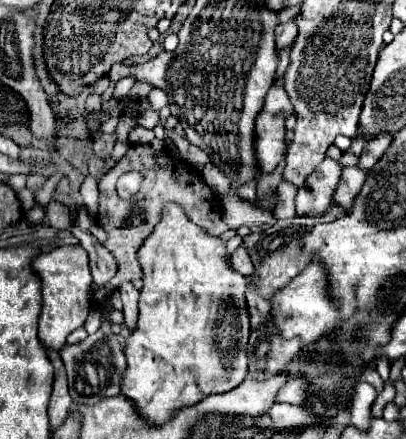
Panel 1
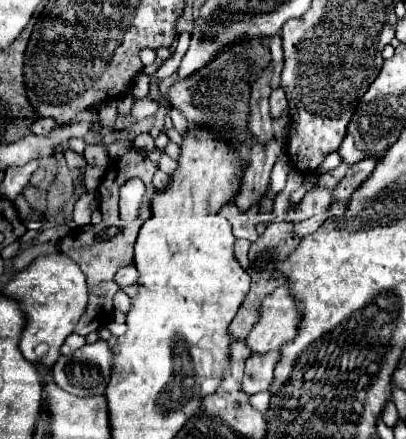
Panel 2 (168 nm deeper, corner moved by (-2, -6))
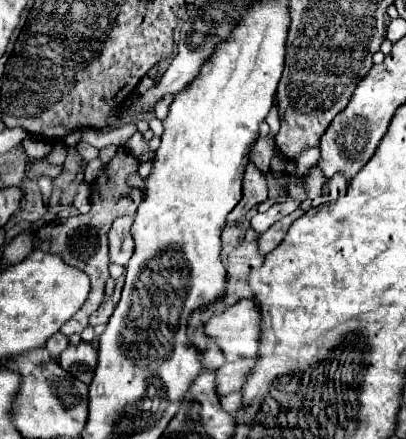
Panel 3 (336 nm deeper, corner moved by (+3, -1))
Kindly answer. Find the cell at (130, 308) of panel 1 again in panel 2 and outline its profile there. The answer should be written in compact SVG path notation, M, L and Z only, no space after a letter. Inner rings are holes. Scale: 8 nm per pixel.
M124 267L124 269L120 269L120 271L116 273L114 281L116 281L116 285L118 285L120 289L124 289L124 287L130 287L130 285L134 285L134 283L138 281L138 273L136 273L134 267Z

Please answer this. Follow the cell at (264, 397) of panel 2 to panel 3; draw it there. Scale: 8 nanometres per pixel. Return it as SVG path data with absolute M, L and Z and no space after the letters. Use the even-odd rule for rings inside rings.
M233 392L233 394L227 394L227 396L219 396L219 404L221 404L221 408L225 412L235 414L241 408L241 392Z

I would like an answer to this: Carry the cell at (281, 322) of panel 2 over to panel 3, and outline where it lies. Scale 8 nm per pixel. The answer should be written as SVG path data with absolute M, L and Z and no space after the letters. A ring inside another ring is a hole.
M239 300L225 312L211 316L205 326L205 334L215 338L217 348L227 360L257 358L261 336L261 314L253 300Z

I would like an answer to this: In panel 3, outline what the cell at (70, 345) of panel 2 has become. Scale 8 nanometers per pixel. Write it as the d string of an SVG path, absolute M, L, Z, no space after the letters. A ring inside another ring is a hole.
M61 332L53 334L53 336L47 340L47 344L45 344L45 348L49 350L49 354L53 354L53 358L59 358L59 354L61 354L67 346L69 346L69 342L67 342L67 338L65 338Z

